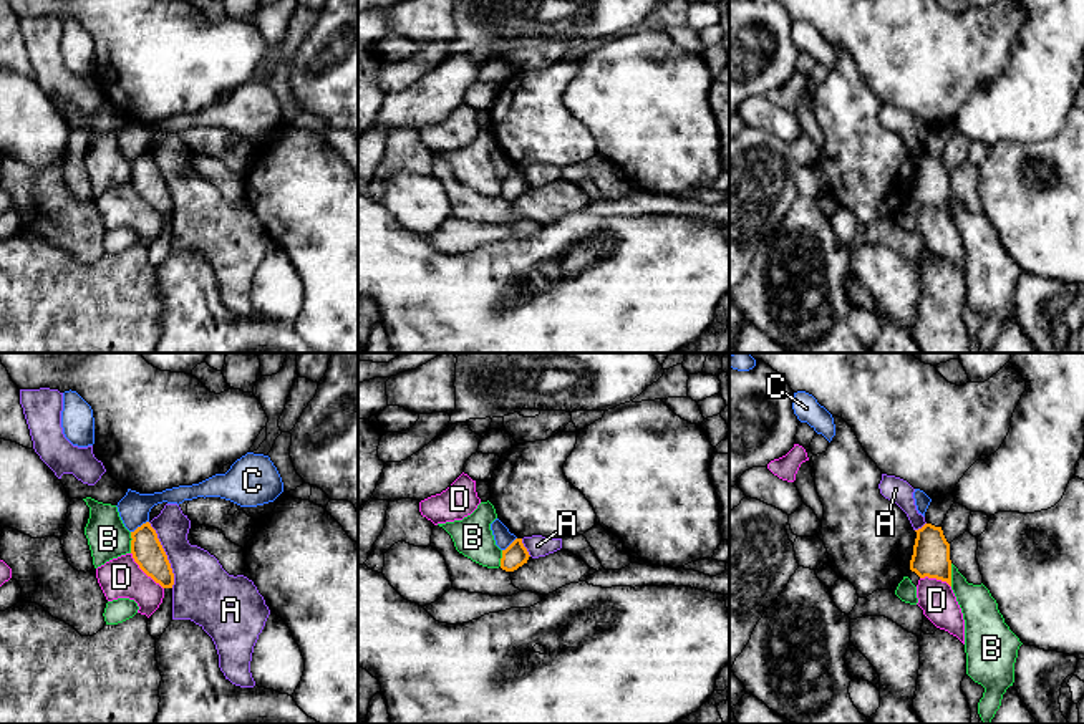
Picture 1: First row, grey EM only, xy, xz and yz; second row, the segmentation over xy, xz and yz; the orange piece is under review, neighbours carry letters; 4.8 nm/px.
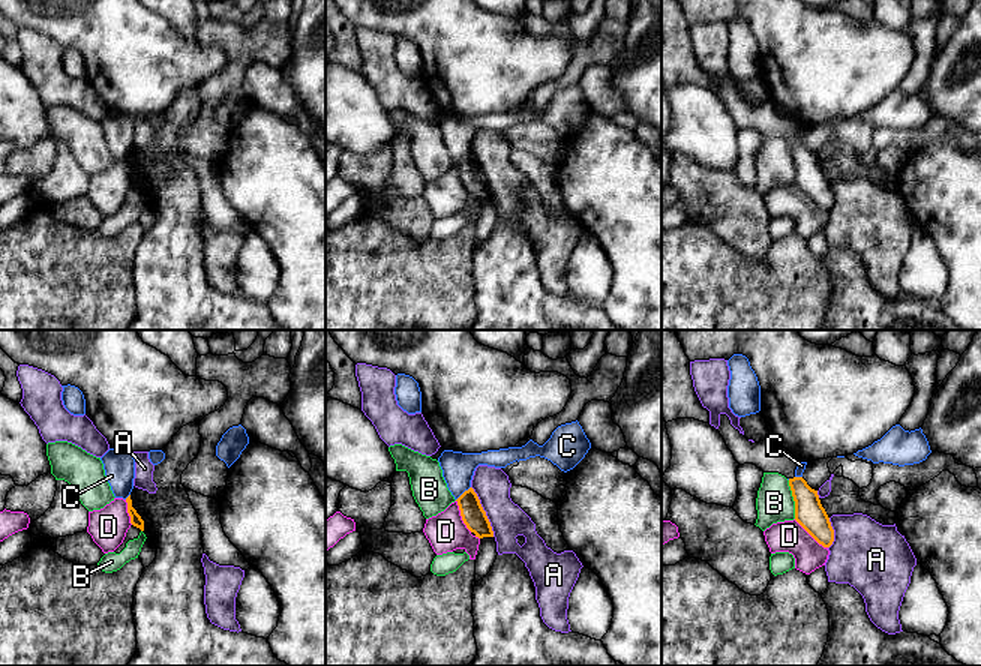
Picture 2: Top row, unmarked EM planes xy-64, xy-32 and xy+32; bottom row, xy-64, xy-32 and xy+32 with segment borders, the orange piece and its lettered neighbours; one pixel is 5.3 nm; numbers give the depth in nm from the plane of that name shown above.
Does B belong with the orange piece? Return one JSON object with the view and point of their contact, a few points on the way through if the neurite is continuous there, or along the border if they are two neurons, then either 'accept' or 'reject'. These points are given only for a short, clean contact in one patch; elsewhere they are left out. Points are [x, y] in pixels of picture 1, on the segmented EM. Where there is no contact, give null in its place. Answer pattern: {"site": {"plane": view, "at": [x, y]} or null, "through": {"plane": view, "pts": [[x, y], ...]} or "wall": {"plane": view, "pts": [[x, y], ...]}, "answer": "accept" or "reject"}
{"site": {"plane": "yz", "at": [950, 575]}, "answer": "reject"}

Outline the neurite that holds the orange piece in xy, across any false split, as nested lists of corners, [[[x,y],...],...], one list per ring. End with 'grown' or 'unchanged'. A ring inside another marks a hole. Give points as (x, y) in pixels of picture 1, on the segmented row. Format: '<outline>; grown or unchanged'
[[[149,522],[131,532],[131,553],[139,568],[162,588],[172,588],[174,573],[167,555]]]; unchanged

